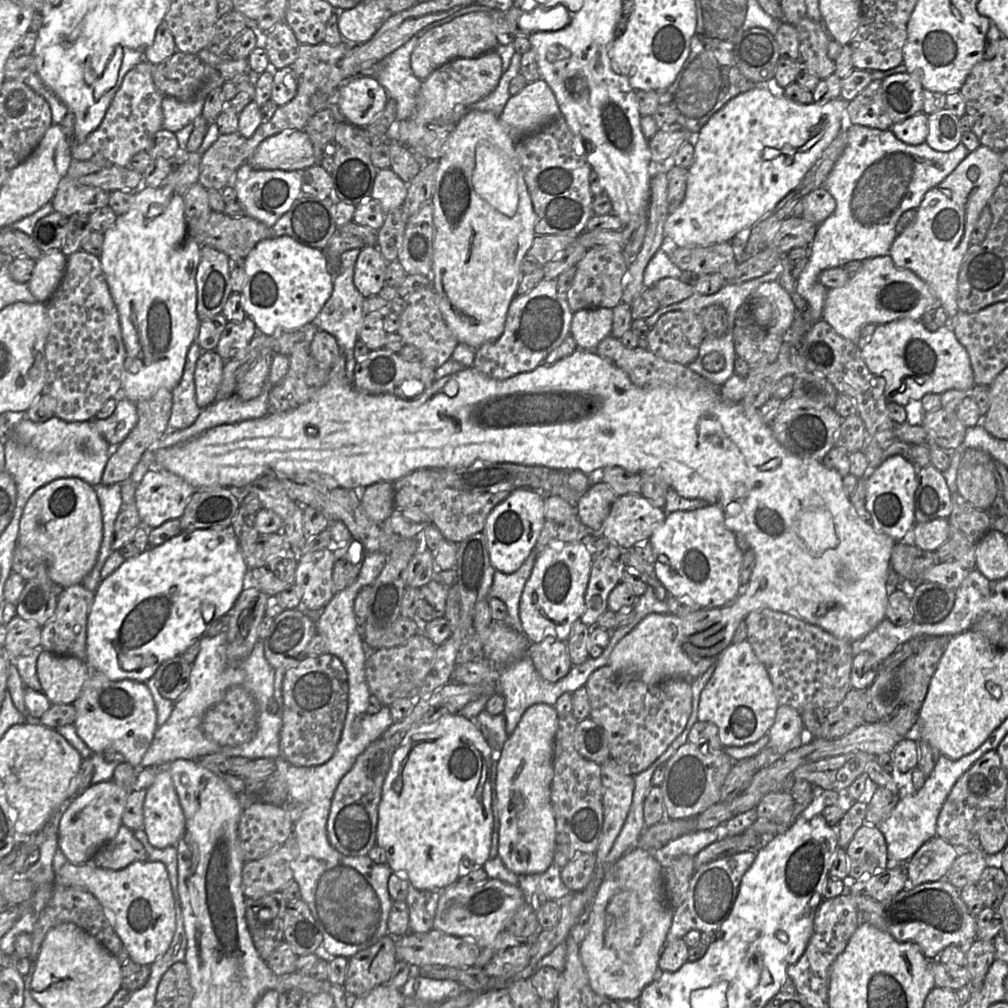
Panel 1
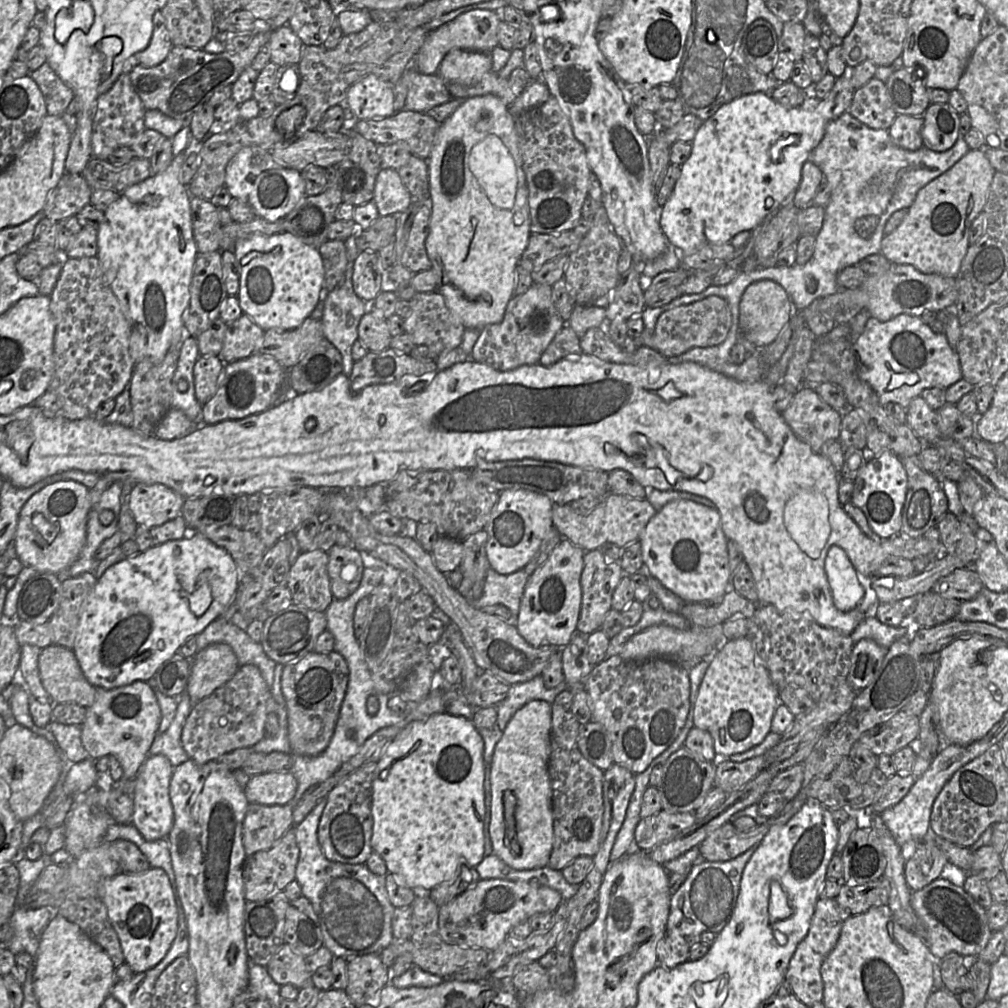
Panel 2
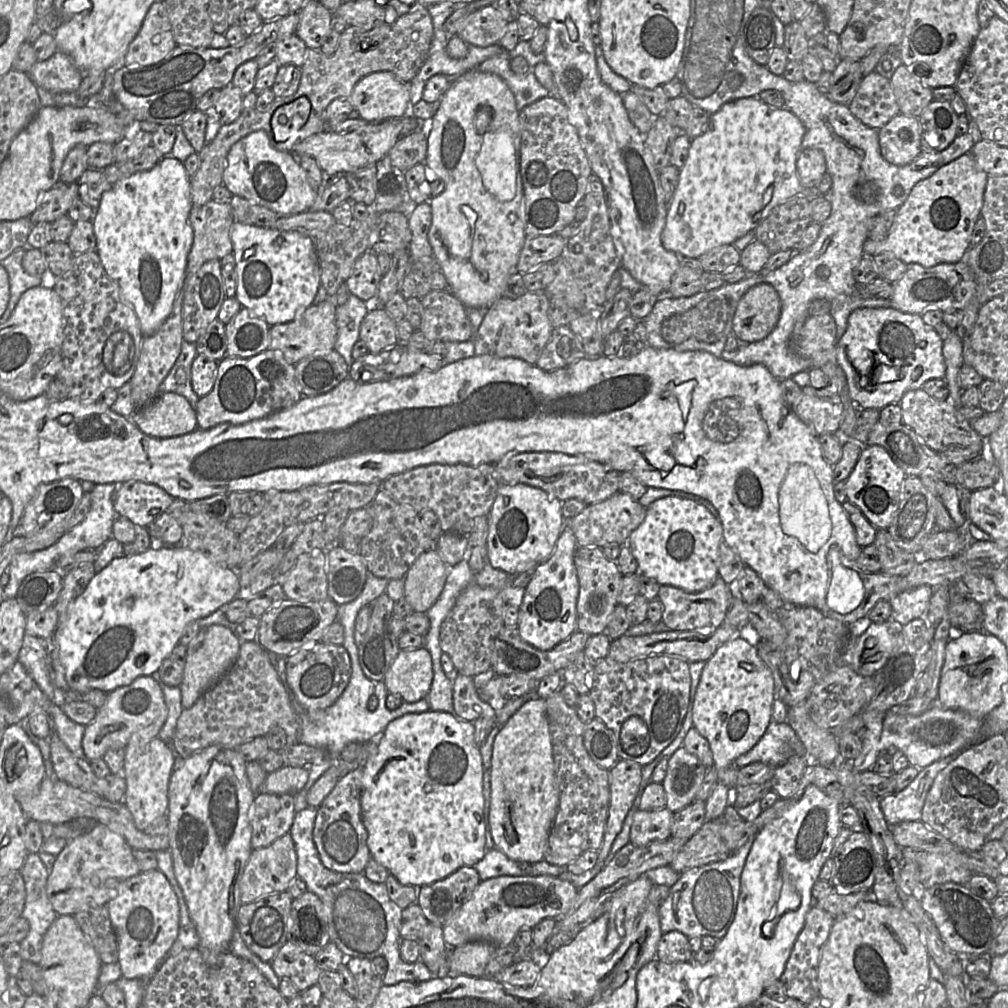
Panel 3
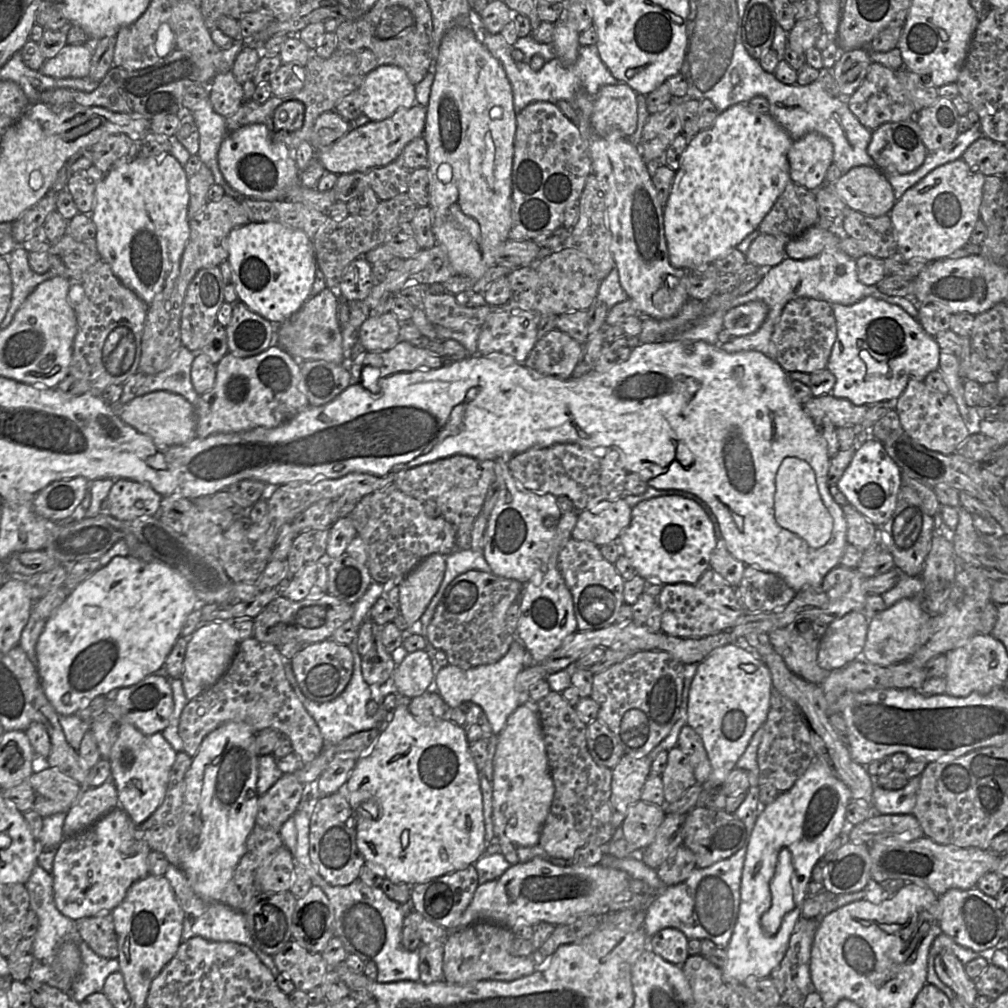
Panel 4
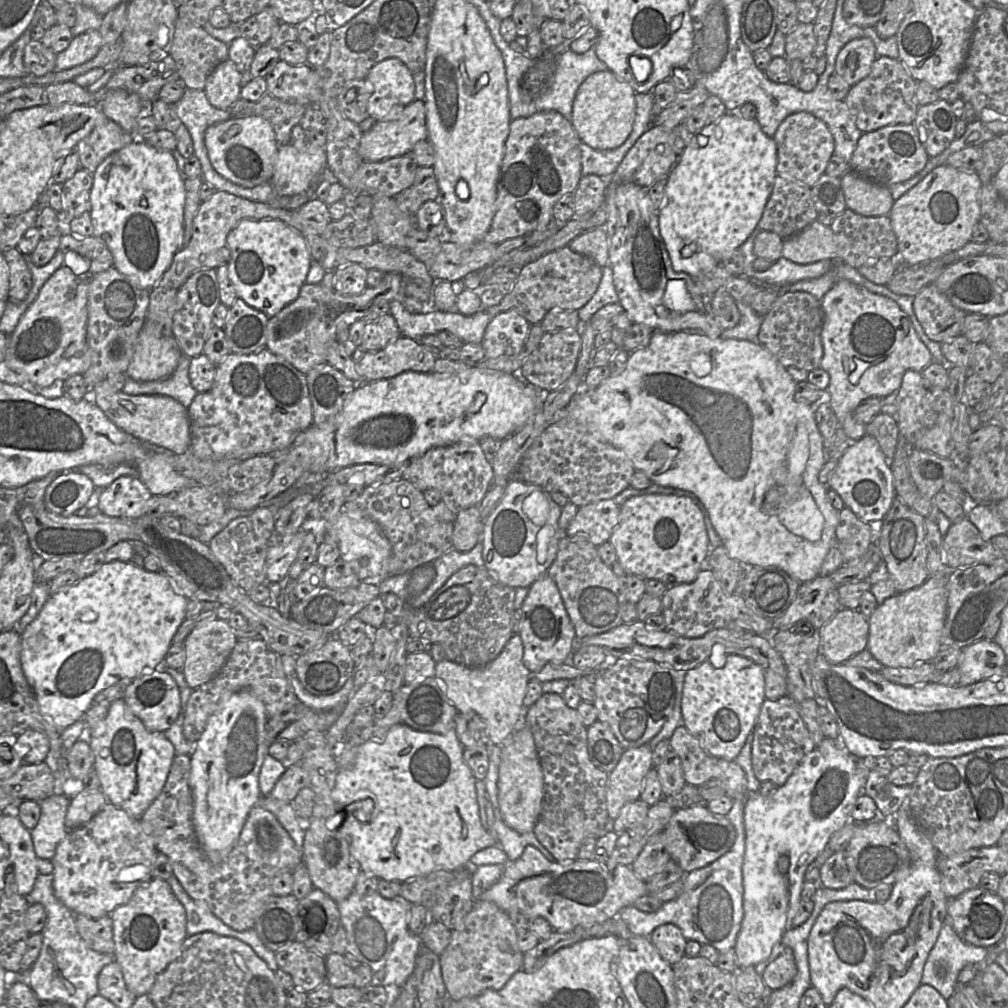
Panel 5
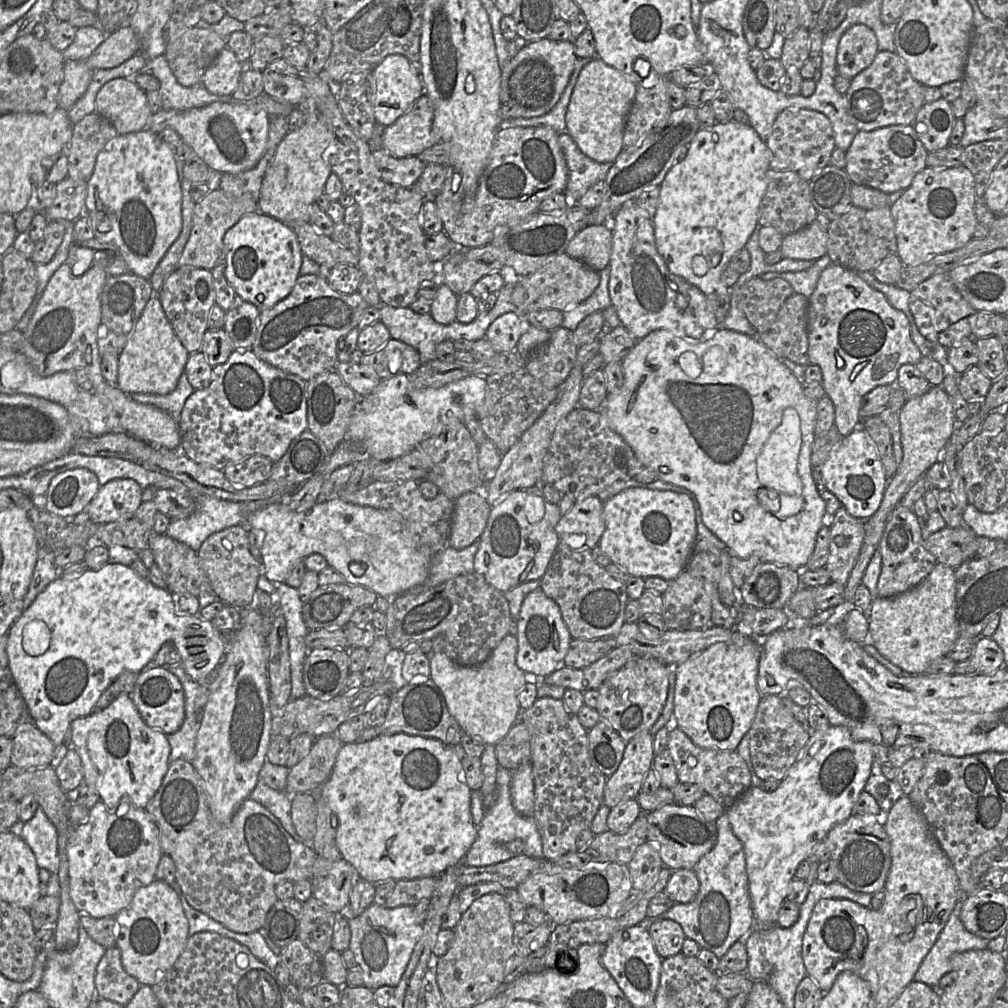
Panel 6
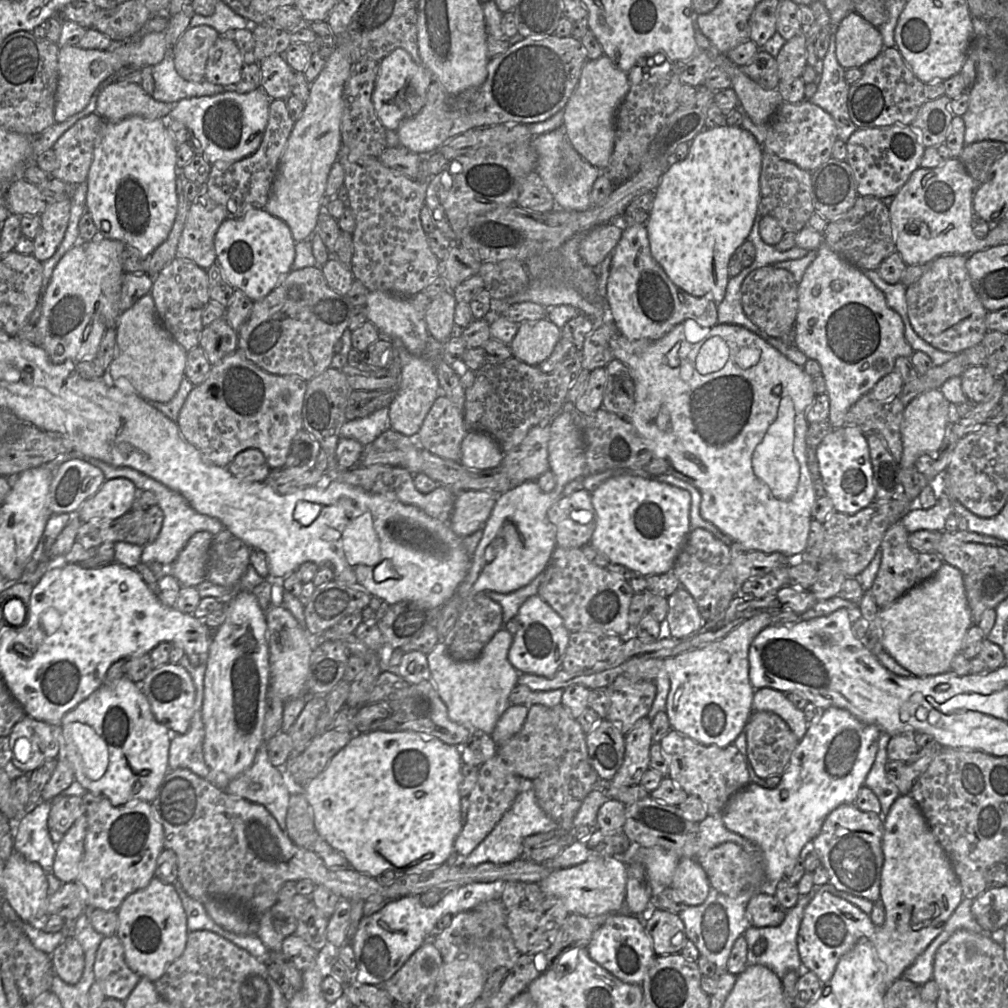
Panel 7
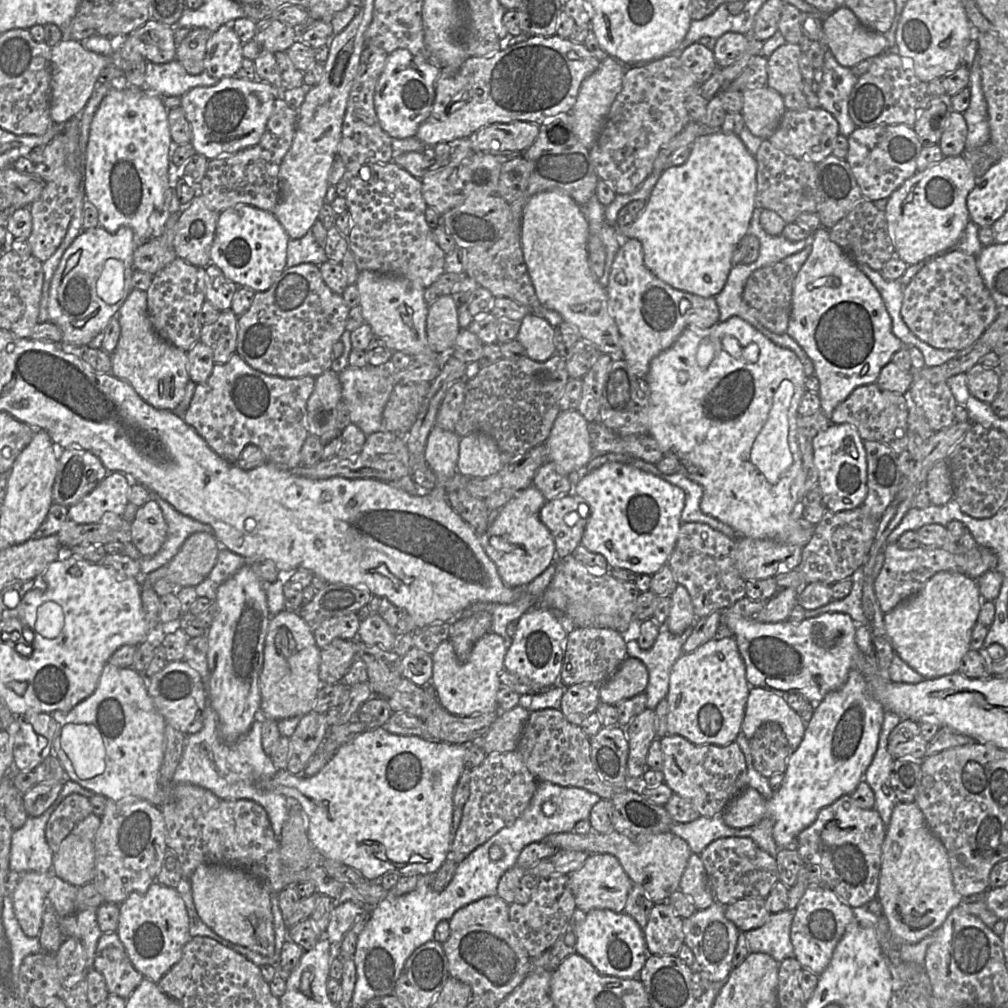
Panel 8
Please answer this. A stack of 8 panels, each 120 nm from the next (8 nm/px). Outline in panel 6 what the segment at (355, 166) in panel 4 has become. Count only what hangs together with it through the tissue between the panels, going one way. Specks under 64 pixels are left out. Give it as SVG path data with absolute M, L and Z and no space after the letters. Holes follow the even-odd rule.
M423 93L393 124L385 126L382 148L395 157L418 156L440 142L433 130L434 107Z

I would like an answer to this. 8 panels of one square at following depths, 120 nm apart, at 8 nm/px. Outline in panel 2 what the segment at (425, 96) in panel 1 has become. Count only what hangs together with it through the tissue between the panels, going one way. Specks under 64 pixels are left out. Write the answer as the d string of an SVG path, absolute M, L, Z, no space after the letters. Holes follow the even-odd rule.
M453 49L445 55L436 74L445 83L472 86L491 70L492 58L489 52Z

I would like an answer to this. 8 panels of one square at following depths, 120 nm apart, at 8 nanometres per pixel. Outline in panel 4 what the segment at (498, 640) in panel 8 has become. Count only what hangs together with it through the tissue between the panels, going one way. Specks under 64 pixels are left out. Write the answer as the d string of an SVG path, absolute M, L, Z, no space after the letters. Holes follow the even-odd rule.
M516 638L508 652L494 664L470 669L462 669L451 664L442 667L435 676L433 687L450 709L464 702L473 702L480 706L488 718L493 734L499 735L508 717L522 704L522 697L515 689L515 680L525 668L525 655L526 648Z

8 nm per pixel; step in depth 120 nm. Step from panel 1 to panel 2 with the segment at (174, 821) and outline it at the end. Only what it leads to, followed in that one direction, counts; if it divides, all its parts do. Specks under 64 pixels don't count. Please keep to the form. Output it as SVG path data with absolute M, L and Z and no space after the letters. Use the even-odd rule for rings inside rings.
M163 755L148 756L136 775L136 787L132 795L134 813L132 824L147 841L166 839L173 827L174 810L170 799L170 782L173 765Z

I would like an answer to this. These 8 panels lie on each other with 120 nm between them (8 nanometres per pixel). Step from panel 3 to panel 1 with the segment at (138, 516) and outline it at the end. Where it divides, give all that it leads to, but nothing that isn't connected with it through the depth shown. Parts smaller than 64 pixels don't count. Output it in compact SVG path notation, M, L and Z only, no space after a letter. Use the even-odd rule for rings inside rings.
M160 466L152 468L135 491L135 505L142 524L156 528L168 520L180 520L196 491L184 479Z

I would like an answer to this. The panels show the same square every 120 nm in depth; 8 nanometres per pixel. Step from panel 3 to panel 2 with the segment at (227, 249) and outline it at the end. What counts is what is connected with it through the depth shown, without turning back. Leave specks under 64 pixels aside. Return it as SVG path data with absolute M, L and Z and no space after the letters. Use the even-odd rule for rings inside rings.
M190 196L193 236L198 253L220 251L222 224L217 206L210 200Z

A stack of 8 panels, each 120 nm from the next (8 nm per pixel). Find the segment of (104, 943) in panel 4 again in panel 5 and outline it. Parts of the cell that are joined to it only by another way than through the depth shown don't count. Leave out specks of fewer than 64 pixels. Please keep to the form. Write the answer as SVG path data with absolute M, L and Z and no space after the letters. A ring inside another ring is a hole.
M75 914L75 923L89 948L100 953L114 954L113 922L110 915L91 918L84 914Z

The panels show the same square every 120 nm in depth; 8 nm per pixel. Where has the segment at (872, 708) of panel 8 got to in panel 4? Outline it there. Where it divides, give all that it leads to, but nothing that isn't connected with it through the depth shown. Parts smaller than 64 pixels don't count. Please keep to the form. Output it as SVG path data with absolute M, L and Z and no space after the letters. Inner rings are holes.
M815 756L790 789L780 792L771 803L762 806L749 836L741 878L738 918L725 949L727 961L721 968L725 981L744 984L747 979L763 979L780 965L789 947L790 937L802 917L813 867L822 859L831 842L846 831L846 808L851 800L848 787L822 757ZM765 923L769 928L777 928L776 932L767 934L763 926Z

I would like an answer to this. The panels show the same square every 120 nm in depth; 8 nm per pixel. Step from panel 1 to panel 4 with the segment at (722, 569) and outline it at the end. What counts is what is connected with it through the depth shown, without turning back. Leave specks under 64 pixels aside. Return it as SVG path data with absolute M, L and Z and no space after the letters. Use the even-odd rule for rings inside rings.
M658 496L632 507L631 521L618 538L621 554L633 565L636 574L647 580L657 577L663 584L696 583L710 568L711 554L717 544L714 527L708 515L695 501L681 496Z

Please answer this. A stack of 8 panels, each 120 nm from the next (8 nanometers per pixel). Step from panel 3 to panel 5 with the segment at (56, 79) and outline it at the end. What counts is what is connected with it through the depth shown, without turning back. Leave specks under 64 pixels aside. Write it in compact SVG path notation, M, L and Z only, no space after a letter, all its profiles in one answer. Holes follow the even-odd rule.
M89 30L75 36L69 46L57 54L54 71L70 69L91 60L102 46L99 30Z

